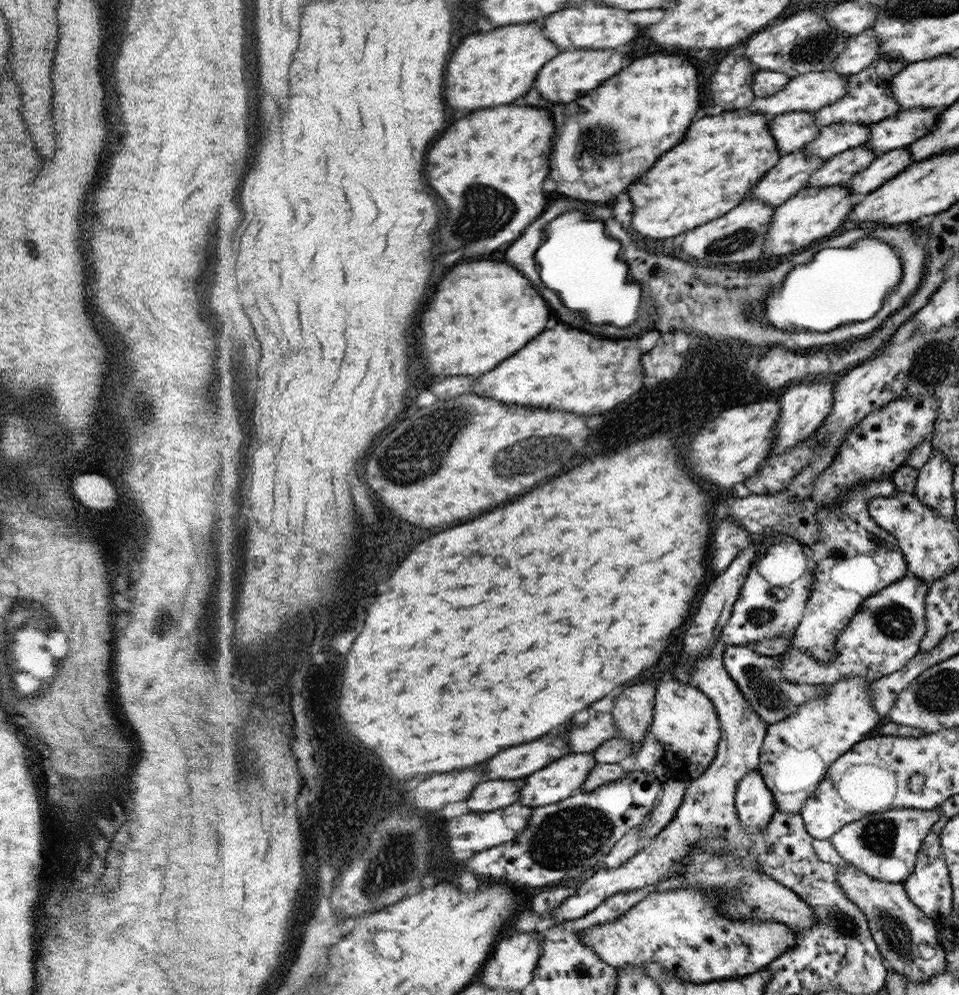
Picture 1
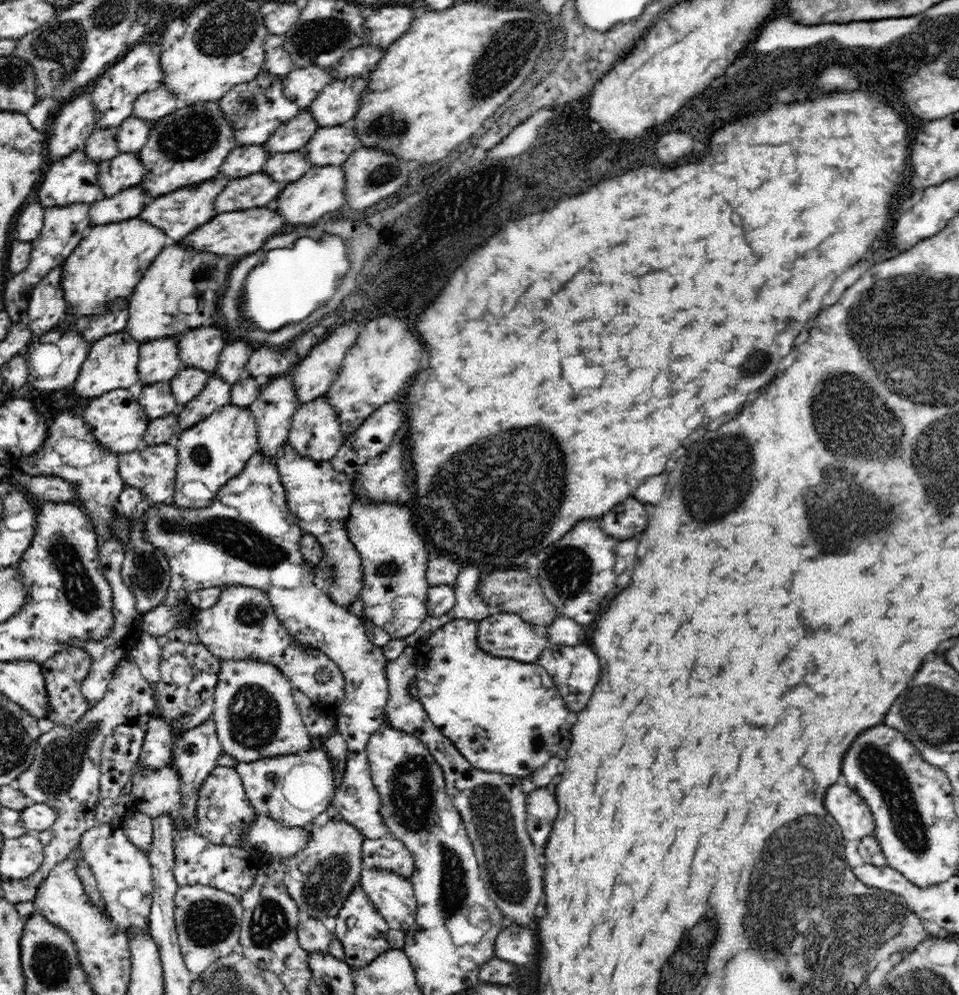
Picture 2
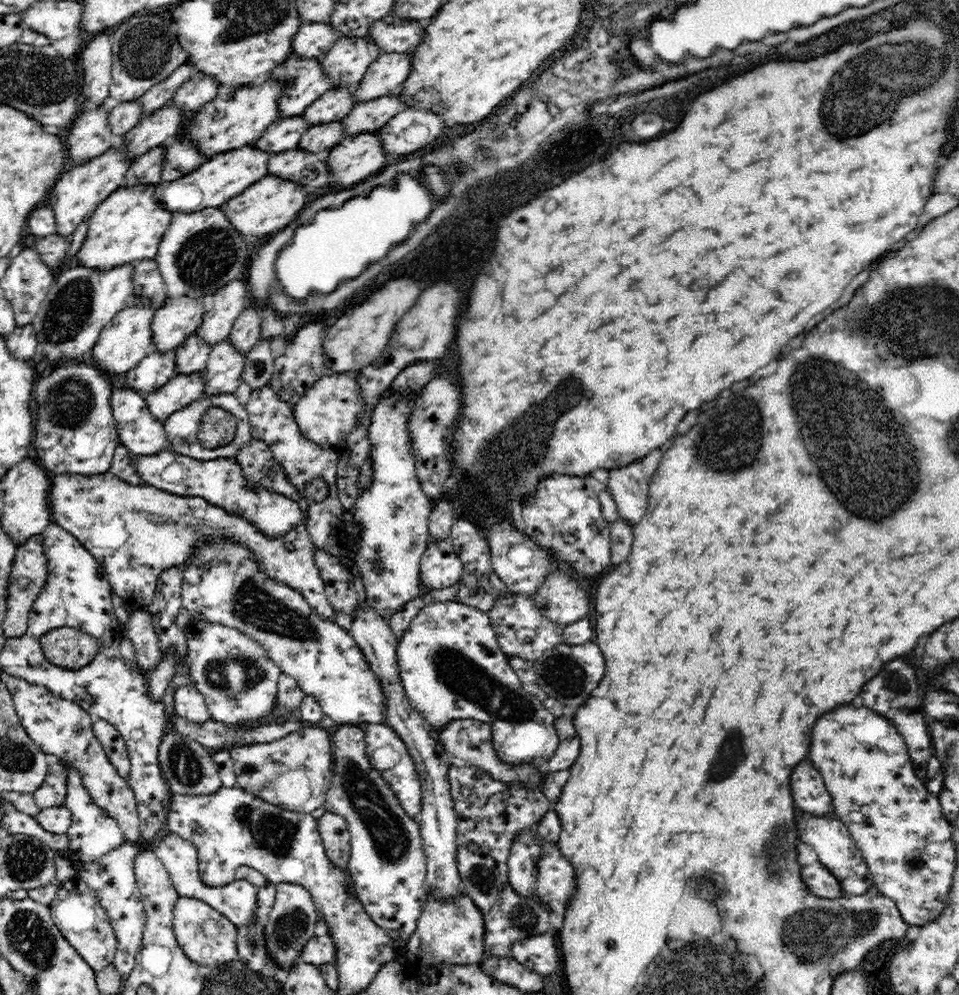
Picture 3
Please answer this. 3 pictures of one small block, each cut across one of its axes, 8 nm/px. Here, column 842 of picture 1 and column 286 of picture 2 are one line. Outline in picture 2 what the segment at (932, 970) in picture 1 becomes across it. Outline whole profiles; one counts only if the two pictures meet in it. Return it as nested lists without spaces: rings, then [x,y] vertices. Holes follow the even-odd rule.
[[[336,815],[324,826],[310,825],[307,828],[304,848],[286,858],[277,854],[262,852],[257,854],[260,863],[280,861],[286,865],[284,883],[289,895],[297,901],[300,915],[304,918],[316,917],[322,921],[336,917],[354,888],[360,886],[362,868],[362,844],[364,833],[351,822]]]

